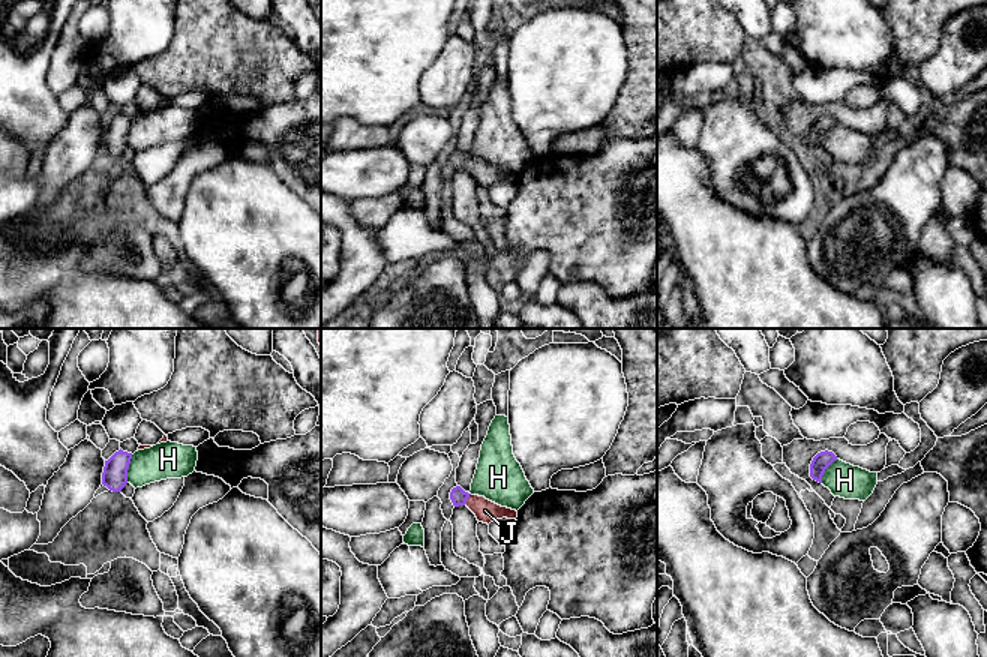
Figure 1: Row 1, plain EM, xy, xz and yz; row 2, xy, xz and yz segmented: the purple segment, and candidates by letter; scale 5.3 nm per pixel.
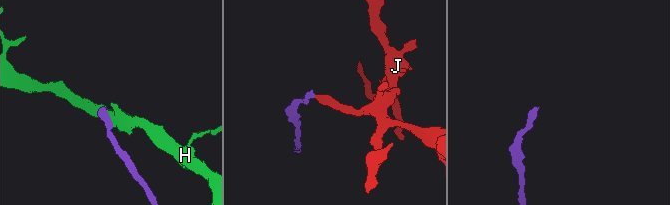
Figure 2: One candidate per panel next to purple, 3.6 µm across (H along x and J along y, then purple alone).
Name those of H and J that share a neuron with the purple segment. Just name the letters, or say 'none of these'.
J

